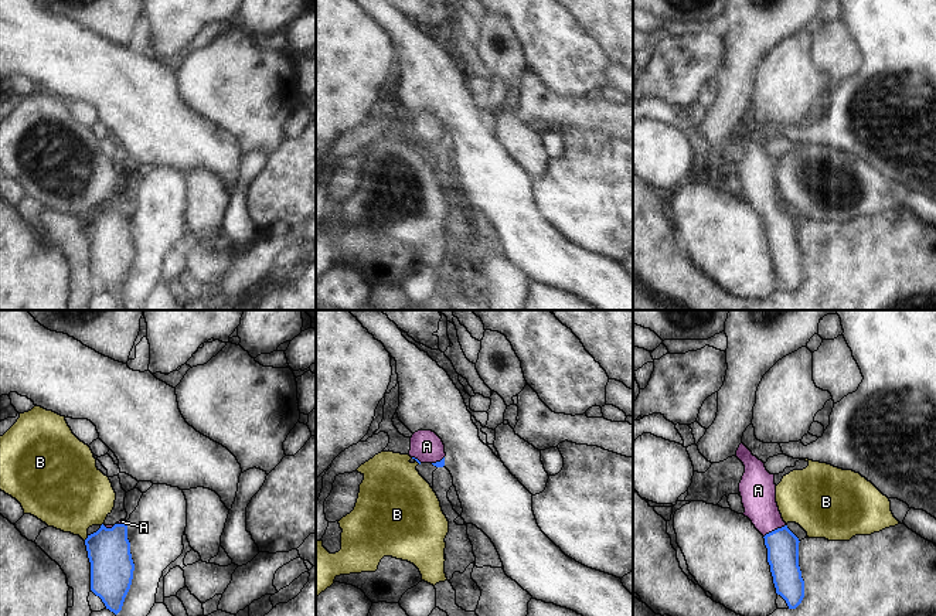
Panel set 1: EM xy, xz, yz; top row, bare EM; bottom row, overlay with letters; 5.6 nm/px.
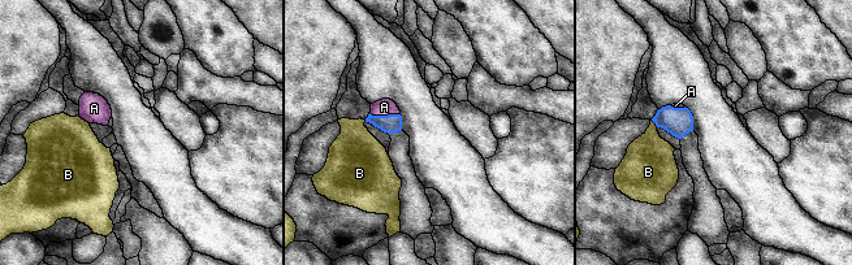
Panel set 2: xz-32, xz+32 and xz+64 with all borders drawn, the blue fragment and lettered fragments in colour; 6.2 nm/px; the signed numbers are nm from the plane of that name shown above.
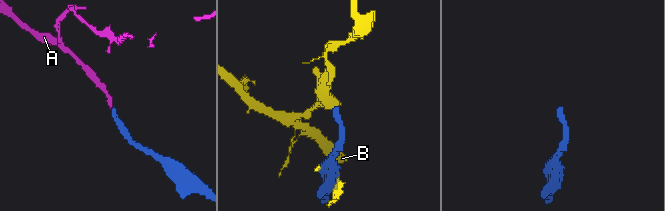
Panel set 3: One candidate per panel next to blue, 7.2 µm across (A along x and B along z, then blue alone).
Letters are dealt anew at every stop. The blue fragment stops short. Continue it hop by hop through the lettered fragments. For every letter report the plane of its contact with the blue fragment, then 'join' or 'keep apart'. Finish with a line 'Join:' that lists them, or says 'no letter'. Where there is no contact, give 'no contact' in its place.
A: contact in yz; join
B: contact in xy; keep apart
Join: A

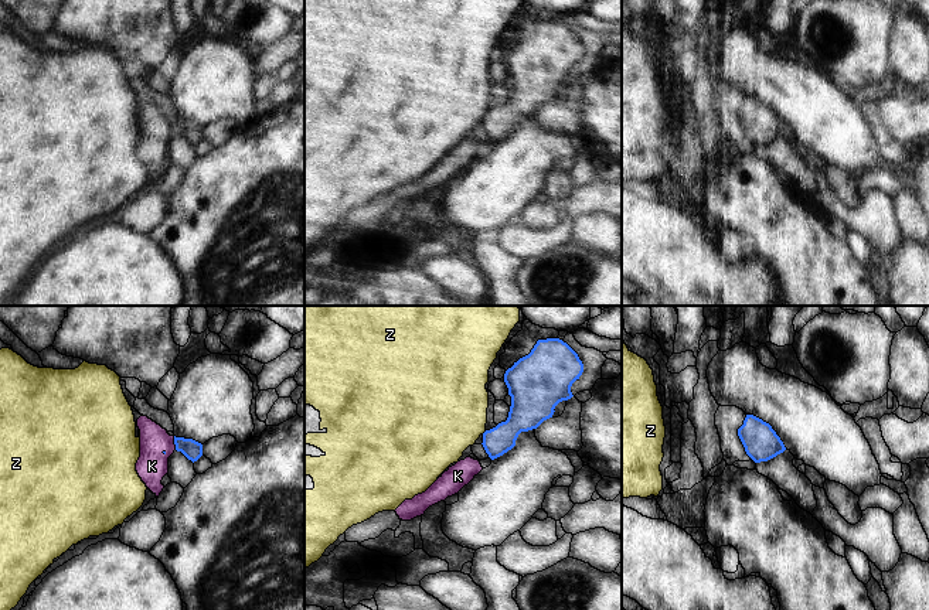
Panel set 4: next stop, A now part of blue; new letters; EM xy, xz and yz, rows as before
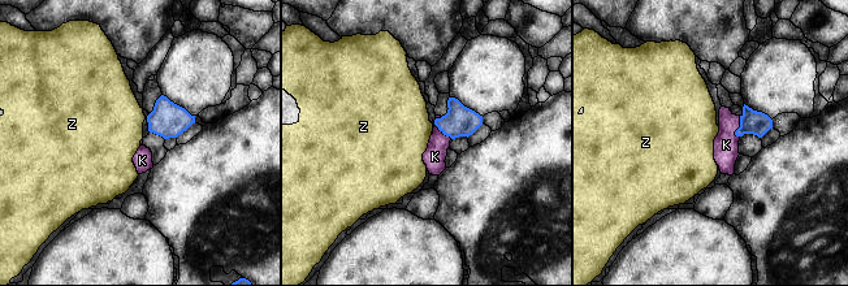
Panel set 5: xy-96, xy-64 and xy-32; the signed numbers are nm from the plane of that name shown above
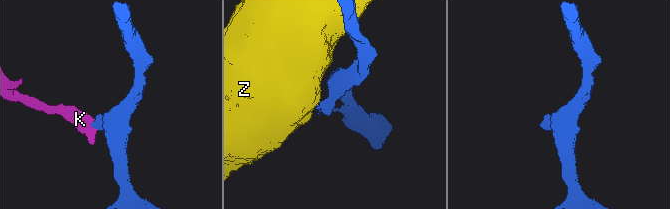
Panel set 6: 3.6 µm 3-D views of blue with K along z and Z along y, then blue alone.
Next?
K: contact in xy; join
Z: contact in xz; keep apart
Join: K

